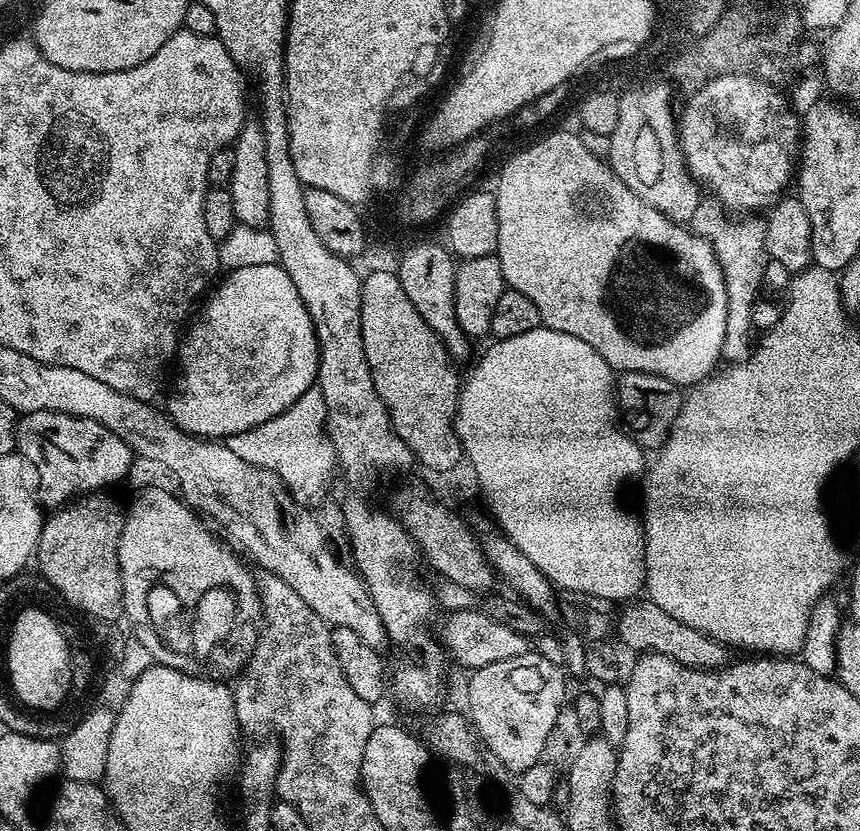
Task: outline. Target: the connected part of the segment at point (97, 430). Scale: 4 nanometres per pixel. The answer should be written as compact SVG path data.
M30 412L16 430L18 452L34 464L40 475L39 499L60 506L81 494L107 489L132 468L132 447L97 420L61 412Z

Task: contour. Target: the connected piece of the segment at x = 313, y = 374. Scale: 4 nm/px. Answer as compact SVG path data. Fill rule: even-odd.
M277 263L245 266L227 275L220 288L211 289L212 297L210 292L203 301L204 309L196 321L191 321L192 329L190 324L183 333L178 348L180 373L166 407L167 415L183 432L201 438L227 438L262 426L262 422L282 414L314 387L320 371L316 331L302 298L298 298L298 290L294 290L294 282L290 282L290 274Z

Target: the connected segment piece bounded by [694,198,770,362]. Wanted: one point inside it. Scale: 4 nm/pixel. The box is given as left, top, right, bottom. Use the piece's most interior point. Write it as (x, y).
(739, 245)

